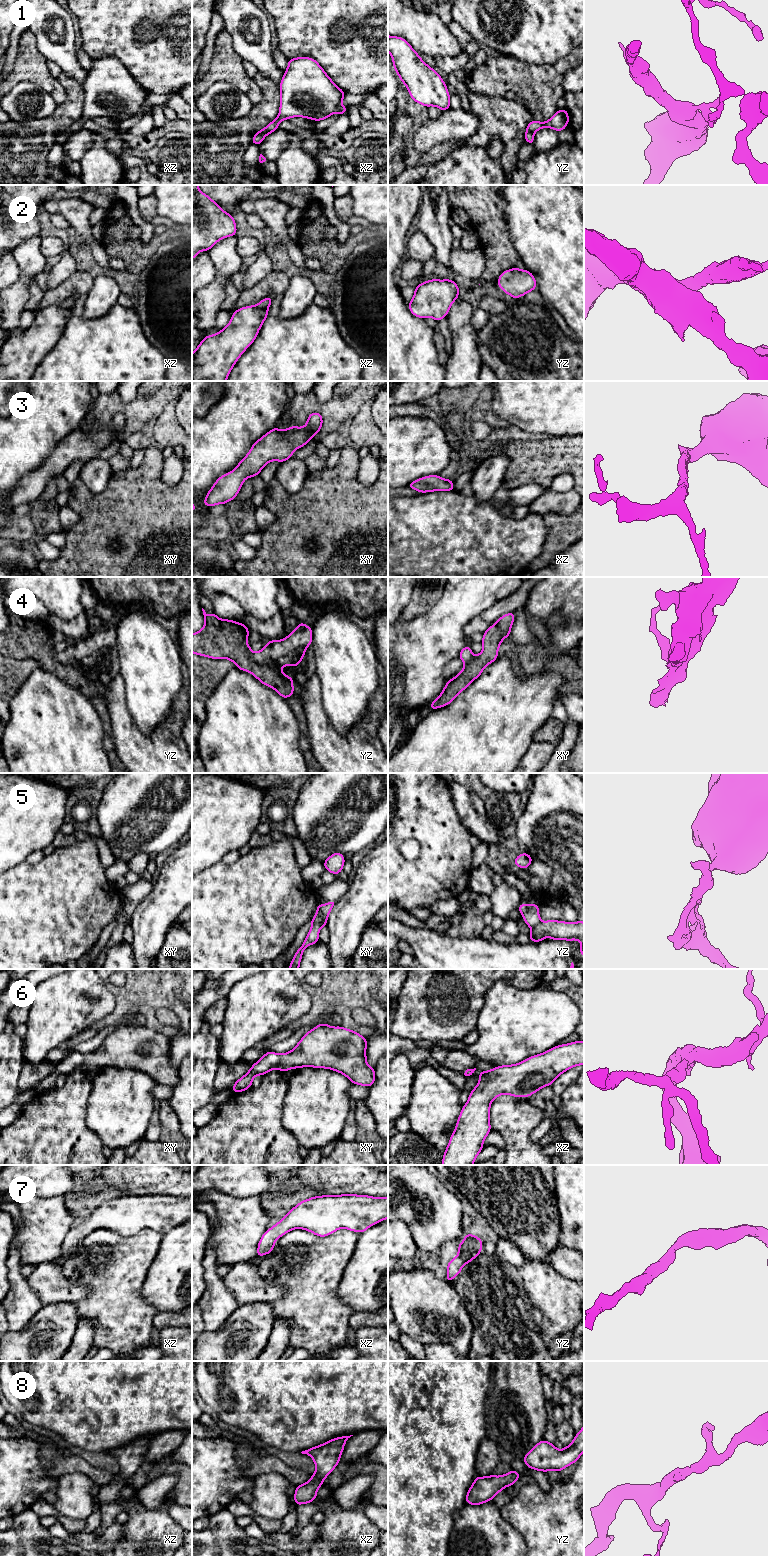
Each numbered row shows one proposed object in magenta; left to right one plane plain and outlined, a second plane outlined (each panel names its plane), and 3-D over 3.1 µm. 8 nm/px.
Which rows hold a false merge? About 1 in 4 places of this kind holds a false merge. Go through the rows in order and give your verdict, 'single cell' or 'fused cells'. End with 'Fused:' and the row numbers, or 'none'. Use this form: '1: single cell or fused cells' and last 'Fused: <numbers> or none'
1: fused cells
2: single cell
3: single cell
4: fused cells
5: fused cells
6: single cell
7: single cell
8: single cell
Fused: 1, 4, 5

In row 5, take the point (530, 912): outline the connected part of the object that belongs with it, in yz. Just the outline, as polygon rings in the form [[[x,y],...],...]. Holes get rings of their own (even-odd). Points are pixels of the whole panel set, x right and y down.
[[[519,904],[518,909],[523,916],[525,923],[531,928],[537,927],[540,922],[538,904]]]

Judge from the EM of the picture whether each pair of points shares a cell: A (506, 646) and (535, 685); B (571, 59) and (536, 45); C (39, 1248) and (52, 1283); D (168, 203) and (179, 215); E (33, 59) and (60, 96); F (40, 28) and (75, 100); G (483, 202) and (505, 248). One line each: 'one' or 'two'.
A: two
B: two
C: two
D: one
E: one
F: two
G: one

